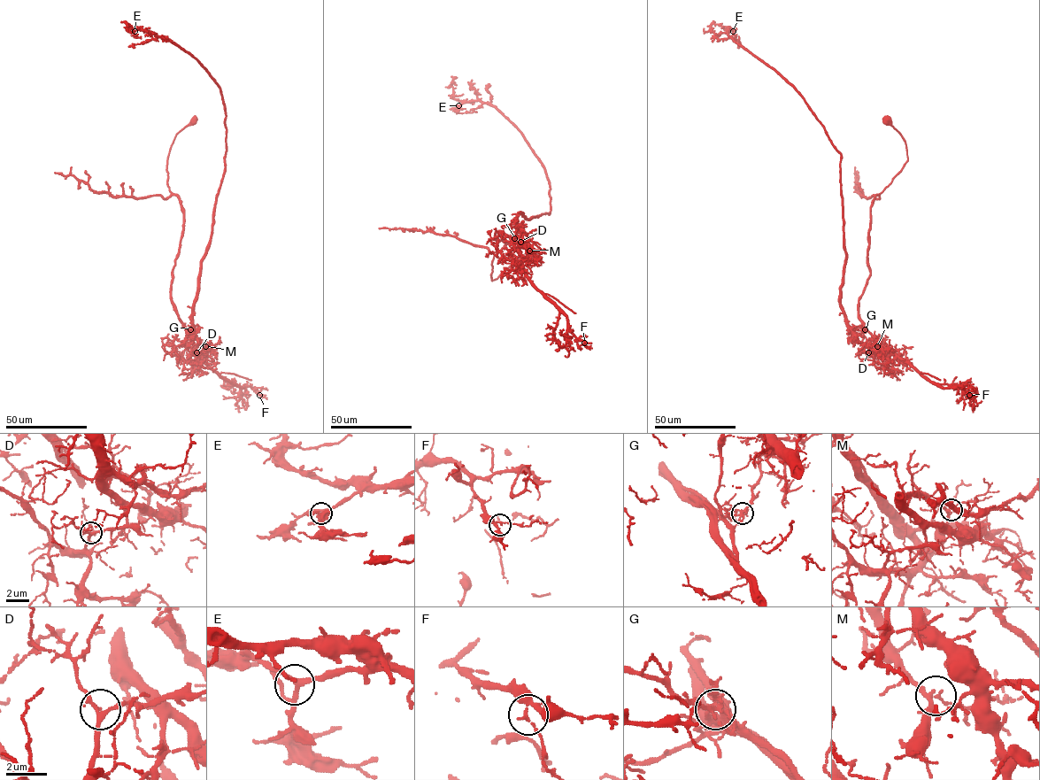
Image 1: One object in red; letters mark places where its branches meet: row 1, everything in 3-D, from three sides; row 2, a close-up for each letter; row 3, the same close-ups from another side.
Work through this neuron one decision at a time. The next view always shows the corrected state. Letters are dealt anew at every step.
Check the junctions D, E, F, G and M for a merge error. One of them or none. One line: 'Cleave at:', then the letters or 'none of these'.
Cleave at: G

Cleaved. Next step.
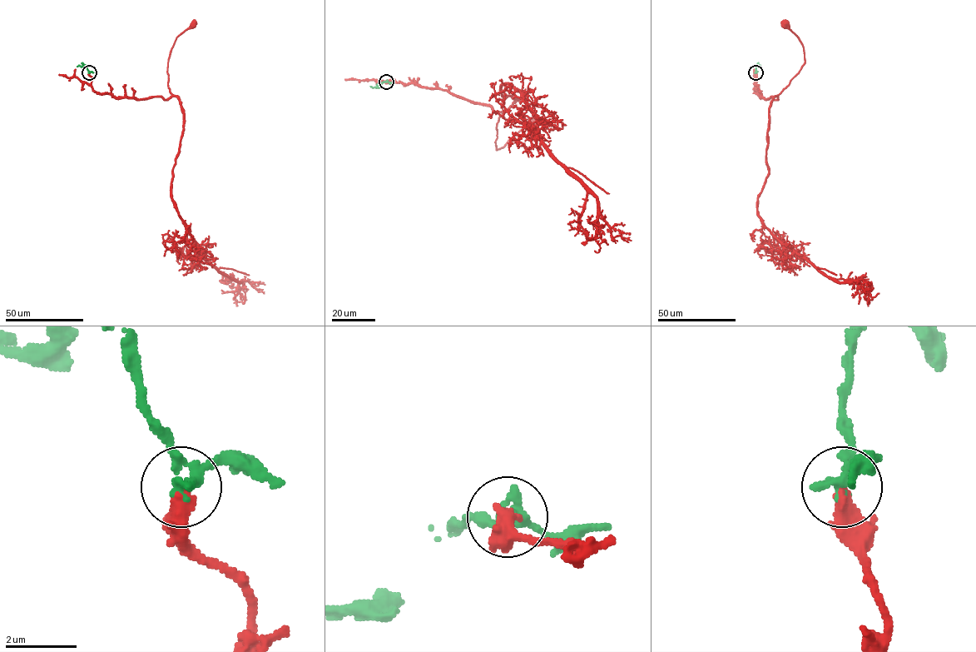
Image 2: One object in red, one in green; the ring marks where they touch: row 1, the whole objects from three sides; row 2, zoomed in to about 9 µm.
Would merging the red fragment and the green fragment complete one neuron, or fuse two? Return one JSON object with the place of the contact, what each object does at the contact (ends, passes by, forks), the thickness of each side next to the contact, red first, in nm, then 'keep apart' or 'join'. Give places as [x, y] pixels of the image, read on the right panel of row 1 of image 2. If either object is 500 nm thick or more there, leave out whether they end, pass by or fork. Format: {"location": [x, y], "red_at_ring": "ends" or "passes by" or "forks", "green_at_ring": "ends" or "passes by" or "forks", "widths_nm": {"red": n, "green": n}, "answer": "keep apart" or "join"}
{"location": [755, 72], "red_at_ring": "ends", "green_at_ring": "passes by", "widths_nm": {"red": 400, "green": 240}, "answer": "join"}

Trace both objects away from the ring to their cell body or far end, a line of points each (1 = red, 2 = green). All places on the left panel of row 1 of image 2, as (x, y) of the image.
1: (89, 72), (92, 89), (101, 93), (168, 99), (172, 95), (167, 72), (171, 47), (176, 38), (193, 24)
2: (89, 72), (86, 66), (76, 67)

